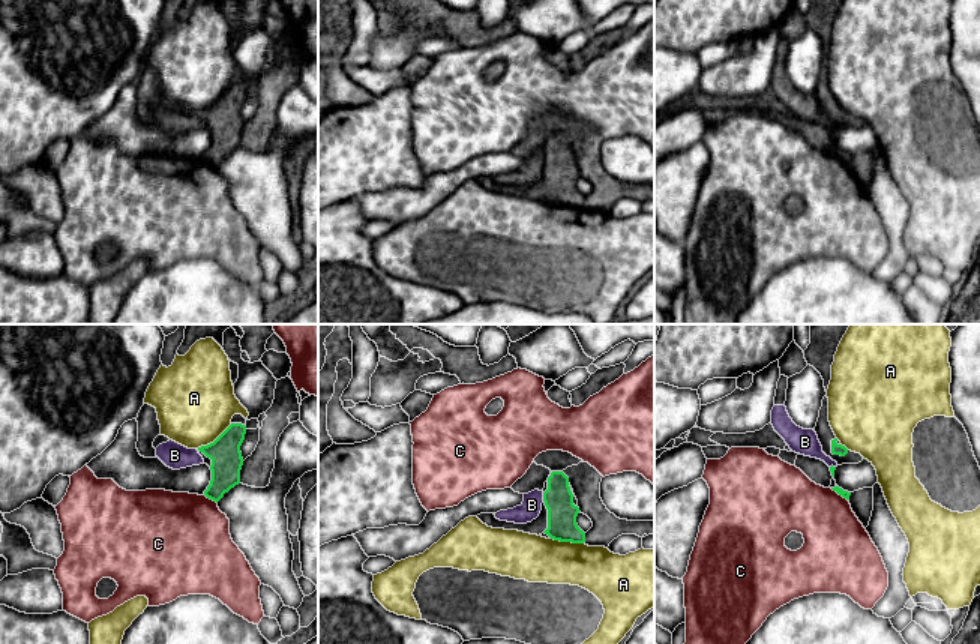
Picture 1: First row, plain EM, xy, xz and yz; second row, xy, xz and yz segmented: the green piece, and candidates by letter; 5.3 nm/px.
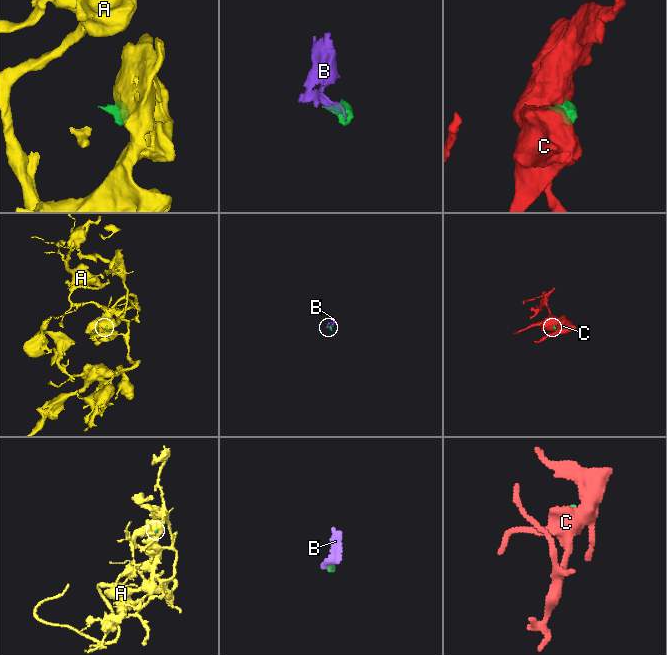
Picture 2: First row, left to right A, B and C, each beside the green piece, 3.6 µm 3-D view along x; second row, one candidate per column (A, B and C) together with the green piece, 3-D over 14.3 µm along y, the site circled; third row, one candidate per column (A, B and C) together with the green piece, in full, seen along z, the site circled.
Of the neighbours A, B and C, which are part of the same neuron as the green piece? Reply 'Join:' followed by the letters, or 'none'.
Join: none

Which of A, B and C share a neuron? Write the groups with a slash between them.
A / B / C

